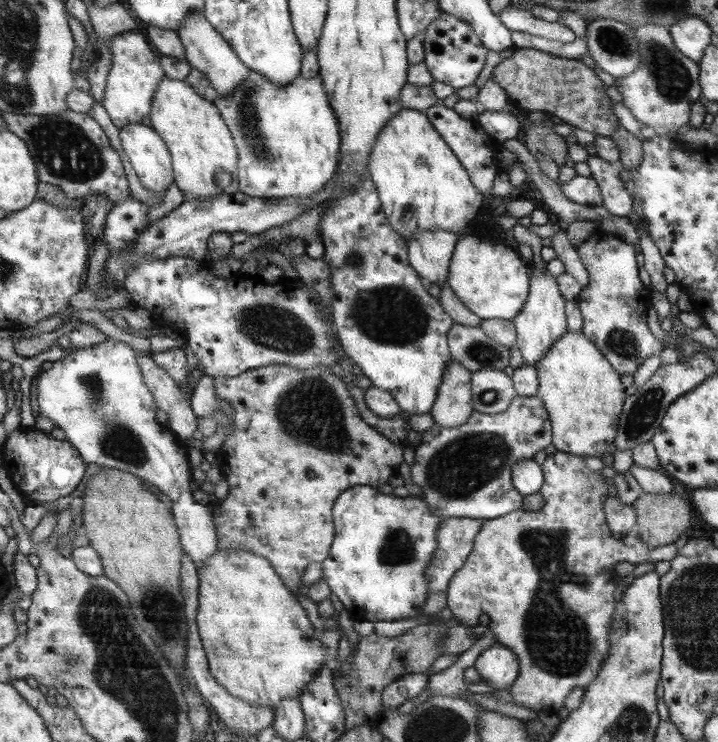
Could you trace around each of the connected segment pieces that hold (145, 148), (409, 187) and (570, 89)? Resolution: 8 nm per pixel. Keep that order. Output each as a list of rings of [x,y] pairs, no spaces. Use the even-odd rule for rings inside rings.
[[[141,122],[129,123],[119,129],[123,152],[139,182],[149,193],[163,196],[173,181],[172,156],[164,140]]]
[[[402,106],[397,116],[385,124],[377,135],[372,152],[369,153],[367,172],[383,204],[385,218],[405,241],[417,234],[433,230],[449,230],[452,234],[460,236],[481,206],[481,192],[473,186],[464,166],[461,166],[459,159],[449,149],[448,143],[433,129],[429,118],[421,111]]]
[[[511,46],[511,51],[511,56],[498,62],[489,77],[503,88],[510,104],[525,113],[543,112],[574,128],[611,138],[611,133],[617,129],[619,122],[613,114],[611,101],[605,95],[604,83],[593,69],[580,59],[561,58],[545,54],[541,50]]]

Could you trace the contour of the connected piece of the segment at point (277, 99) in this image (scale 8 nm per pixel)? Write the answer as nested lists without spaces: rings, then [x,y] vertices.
[[[249,71],[249,76],[235,88],[228,96],[216,96],[212,101],[217,107],[225,126],[232,134],[239,155],[236,165],[239,175],[238,192],[252,197],[259,197],[265,201],[281,201],[293,197],[309,197],[323,189],[323,185],[336,172],[340,154],[340,126],[337,125],[336,114],[329,106],[324,82],[319,74],[311,79],[301,77],[300,73],[293,77],[286,86],[274,86],[268,78],[257,71]]]

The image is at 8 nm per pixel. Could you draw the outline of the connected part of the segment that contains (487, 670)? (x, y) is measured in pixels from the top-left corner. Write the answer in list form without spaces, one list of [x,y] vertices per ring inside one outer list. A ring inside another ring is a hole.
[[[495,642],[478,654],[474,668],[480,675],[480,680],[493,690],[509,690],[519,676],[520,665],[512,650]]]

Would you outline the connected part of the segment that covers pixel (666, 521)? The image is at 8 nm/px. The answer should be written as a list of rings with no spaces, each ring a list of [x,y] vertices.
[[[641,493],[631,506],[637,514],[635,532],[649,548],[674,543],[689,526],[691,508],[676,494]]]

